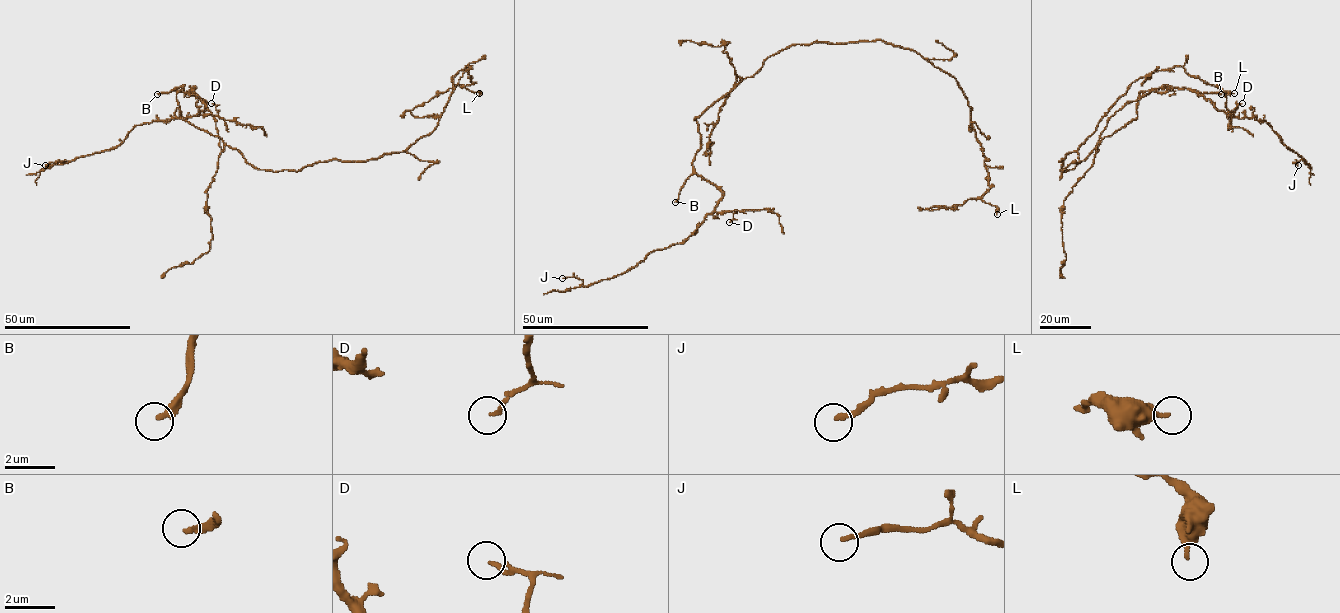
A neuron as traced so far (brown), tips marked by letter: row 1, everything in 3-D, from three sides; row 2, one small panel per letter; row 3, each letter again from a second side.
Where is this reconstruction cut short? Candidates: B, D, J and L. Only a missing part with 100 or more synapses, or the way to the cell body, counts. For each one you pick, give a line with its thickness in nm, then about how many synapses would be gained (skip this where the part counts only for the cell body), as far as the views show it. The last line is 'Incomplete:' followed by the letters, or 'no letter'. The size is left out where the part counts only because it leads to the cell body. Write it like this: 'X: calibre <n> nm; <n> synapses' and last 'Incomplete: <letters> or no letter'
B: calibre 240 nm
Incomplete: B

